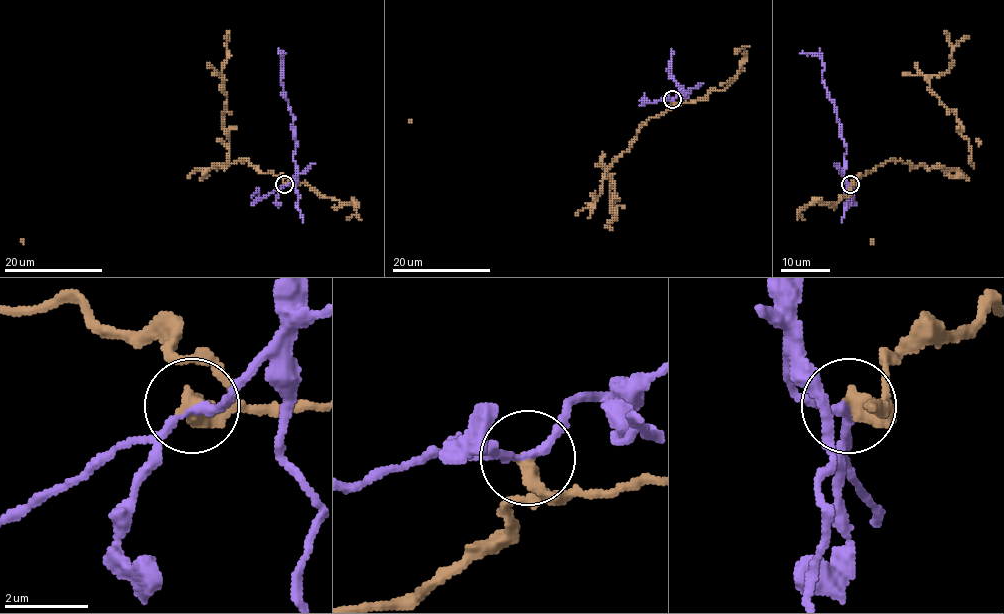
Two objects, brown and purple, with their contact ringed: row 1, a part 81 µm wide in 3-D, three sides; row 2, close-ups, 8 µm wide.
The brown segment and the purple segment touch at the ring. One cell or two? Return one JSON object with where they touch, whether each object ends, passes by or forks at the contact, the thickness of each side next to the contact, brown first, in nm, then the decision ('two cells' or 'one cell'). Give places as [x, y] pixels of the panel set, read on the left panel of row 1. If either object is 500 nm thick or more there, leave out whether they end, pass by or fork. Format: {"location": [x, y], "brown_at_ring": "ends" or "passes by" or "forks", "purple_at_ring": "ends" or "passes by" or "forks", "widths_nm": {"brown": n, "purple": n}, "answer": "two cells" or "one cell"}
{"location": [284, 184], "brown_at_ring": "ends", "purple_at_ring": "passes by", "widths_nm": {"brown": 420, "purple": 180}, "answer": "two cells"}

